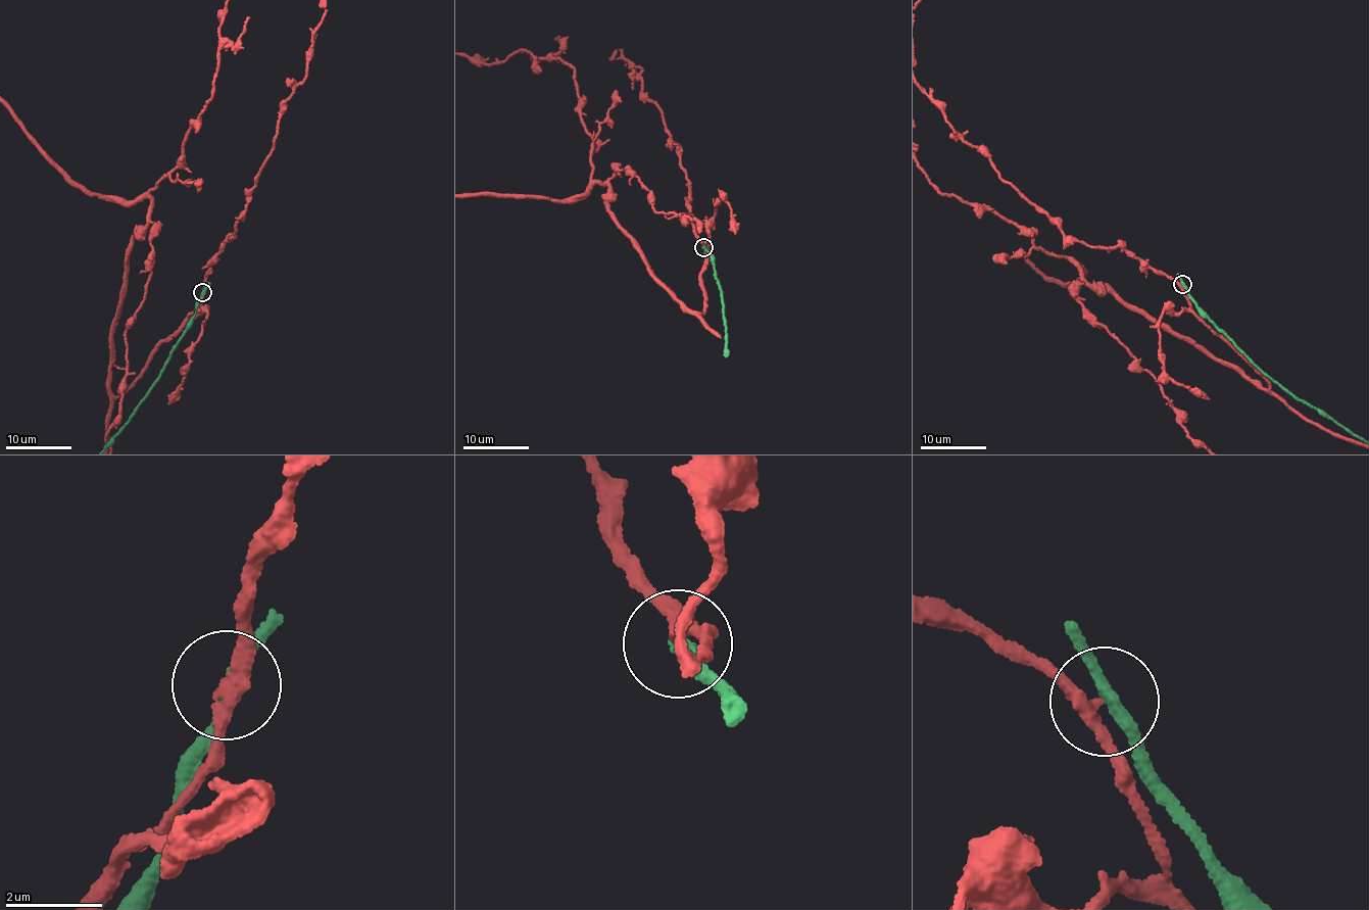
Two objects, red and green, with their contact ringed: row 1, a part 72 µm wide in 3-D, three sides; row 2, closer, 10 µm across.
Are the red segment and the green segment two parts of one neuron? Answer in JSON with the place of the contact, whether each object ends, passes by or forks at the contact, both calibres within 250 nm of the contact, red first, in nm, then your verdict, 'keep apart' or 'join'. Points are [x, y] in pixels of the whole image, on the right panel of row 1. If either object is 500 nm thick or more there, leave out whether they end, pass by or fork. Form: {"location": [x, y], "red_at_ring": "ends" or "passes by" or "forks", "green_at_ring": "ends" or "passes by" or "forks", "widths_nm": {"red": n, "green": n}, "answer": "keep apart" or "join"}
{"location": [1182, 284], "red_at_ring": "passes by", "green_at_ring": "passes by", "widths_nm": {"red": 240, "green": 260}, "answer": "keep apart"}

